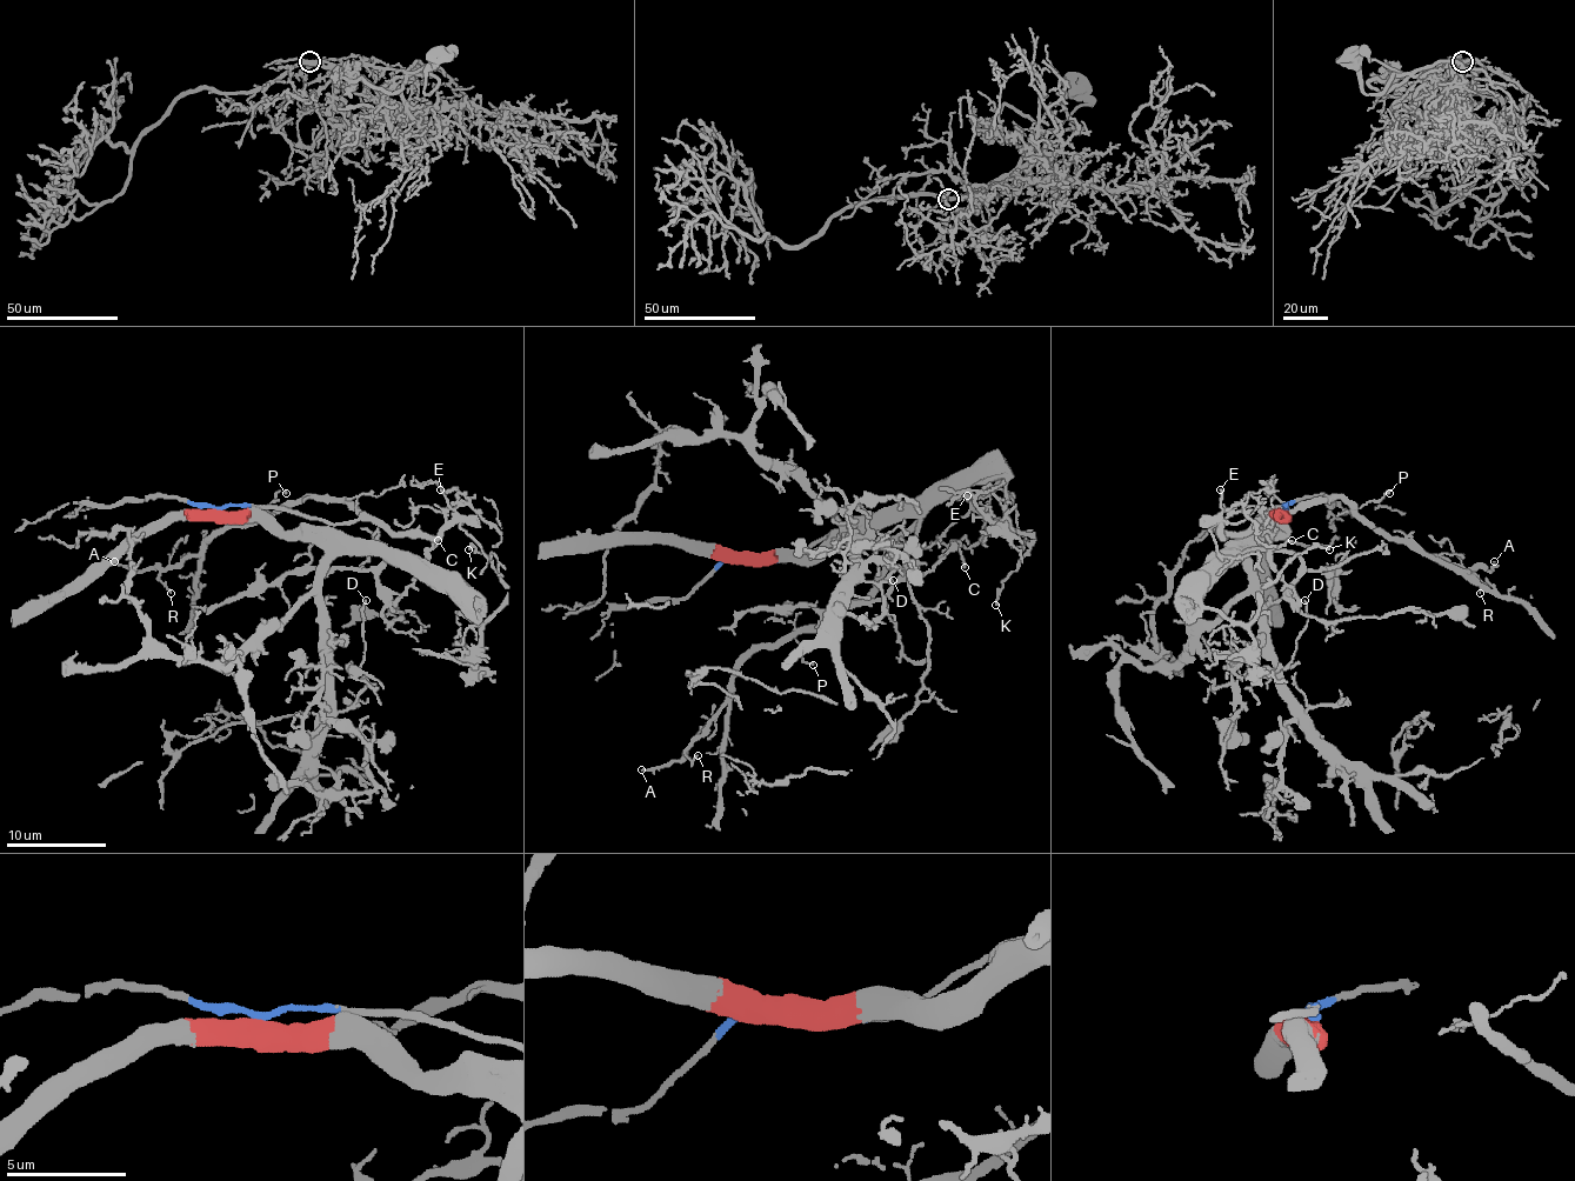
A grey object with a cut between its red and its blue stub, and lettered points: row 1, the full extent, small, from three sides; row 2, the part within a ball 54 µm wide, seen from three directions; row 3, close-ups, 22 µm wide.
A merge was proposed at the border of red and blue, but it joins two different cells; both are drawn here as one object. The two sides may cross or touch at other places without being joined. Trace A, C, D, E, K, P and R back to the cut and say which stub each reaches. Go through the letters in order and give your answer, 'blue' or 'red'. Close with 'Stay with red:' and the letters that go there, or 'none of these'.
A: blue
C: red
D: red
E: blue
K: red
P: blue
R: blue
Stay with red: C, D, K

